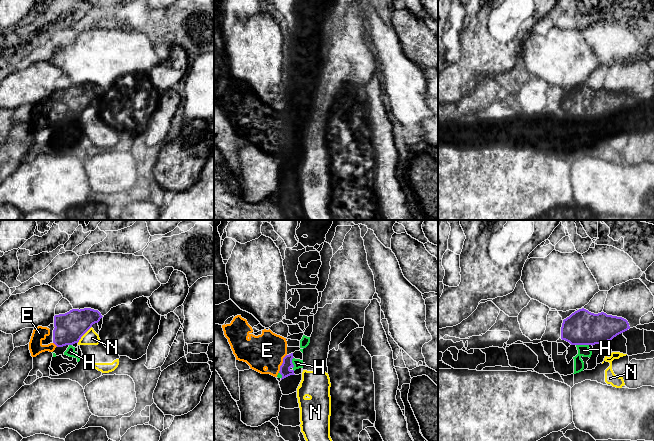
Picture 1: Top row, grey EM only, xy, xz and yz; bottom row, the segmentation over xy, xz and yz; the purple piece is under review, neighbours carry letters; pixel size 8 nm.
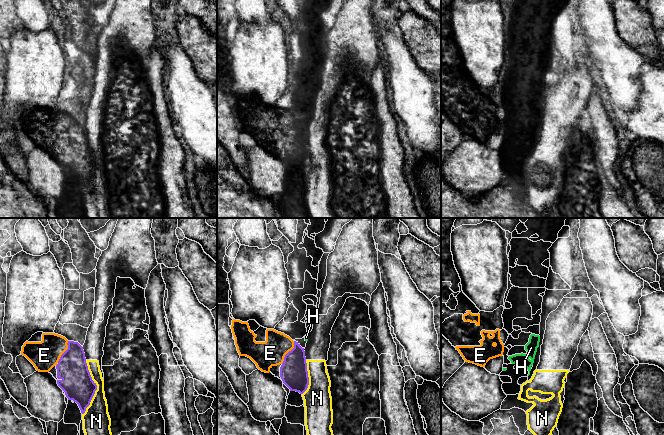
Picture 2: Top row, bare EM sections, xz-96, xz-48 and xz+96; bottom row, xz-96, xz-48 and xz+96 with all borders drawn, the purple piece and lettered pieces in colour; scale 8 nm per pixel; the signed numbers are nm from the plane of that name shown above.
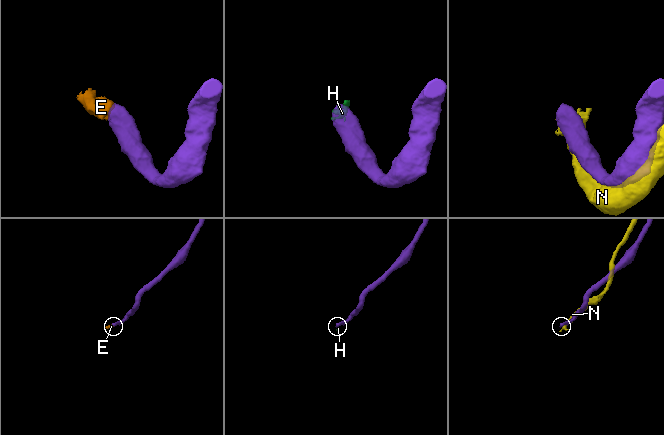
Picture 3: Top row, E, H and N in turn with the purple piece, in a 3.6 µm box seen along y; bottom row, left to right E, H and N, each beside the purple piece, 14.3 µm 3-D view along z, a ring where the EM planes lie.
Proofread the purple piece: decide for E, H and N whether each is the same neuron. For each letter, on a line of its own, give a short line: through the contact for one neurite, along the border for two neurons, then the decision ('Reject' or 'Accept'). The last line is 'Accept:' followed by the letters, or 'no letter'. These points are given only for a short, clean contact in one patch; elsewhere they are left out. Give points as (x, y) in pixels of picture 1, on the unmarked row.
E: Line: xz (285, 147), (282, 139), (267, 126). Accept
H: Line: yz (576, 120), (588, 121). Reject
N: Reject
Accept: E

